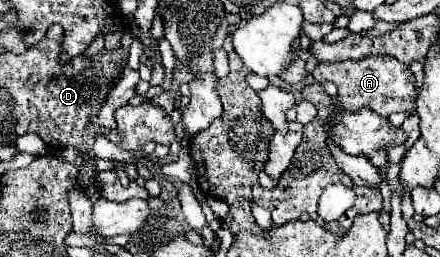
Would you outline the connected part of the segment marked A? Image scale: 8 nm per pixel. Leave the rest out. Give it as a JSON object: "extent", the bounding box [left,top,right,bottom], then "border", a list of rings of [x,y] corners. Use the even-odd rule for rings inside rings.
{"extent":[312,55,416,117],"border":[[[370,55],[360,61],[342,61],[342,63],[318,63],[312,71],[312,77],[318,83],[332,81],[338,87],[336,99],[348,107],[348,111],[356,107],[370,107],[380,117],[388,117],[392,111],[408,111],[414,113],[416,103],[416,79],[408,65],[400,63],[396,57],[390,55]]]}

